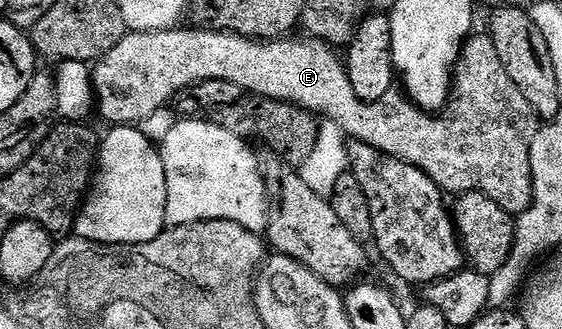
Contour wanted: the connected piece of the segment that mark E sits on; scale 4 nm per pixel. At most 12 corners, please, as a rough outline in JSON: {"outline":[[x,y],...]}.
{"outline":[[129,31],[94,104],[139,126],[203,80],[296,104],[445,193],[532,205],[541,121],[491,35],[433,115],[369,104],[325,40]]}

